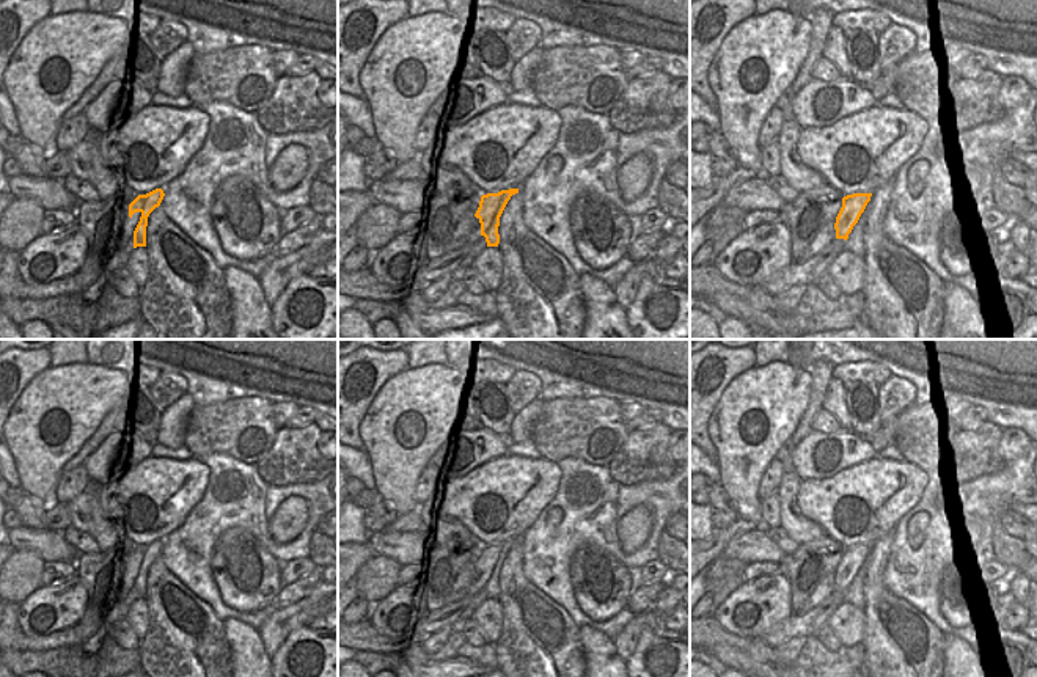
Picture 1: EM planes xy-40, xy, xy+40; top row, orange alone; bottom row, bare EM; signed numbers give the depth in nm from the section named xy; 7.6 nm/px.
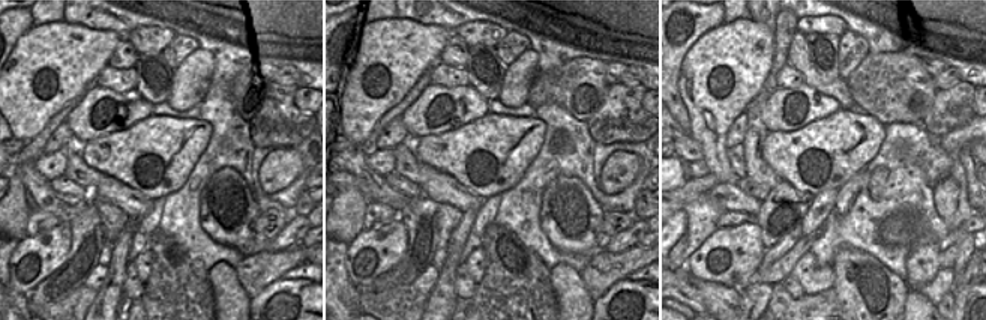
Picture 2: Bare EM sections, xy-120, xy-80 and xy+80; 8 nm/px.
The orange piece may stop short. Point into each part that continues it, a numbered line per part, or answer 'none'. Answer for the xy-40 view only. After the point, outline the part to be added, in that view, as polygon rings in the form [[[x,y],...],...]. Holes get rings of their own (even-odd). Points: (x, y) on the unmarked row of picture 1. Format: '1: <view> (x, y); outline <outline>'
1: xy-40 (132, 575); outline [[[135,564],[132,567],[132,570],[129,572],[127,580],[126,580],[126,587],[123,591],[126,597],[132,598],[132,602],[134,602],[134,583],[140,573],[140,569],[141,569],[141,564]]]

